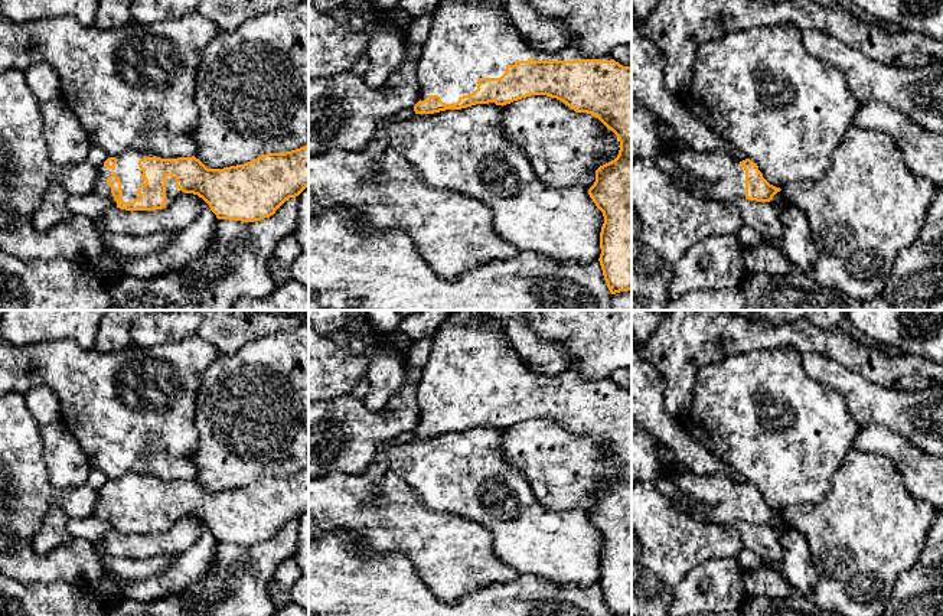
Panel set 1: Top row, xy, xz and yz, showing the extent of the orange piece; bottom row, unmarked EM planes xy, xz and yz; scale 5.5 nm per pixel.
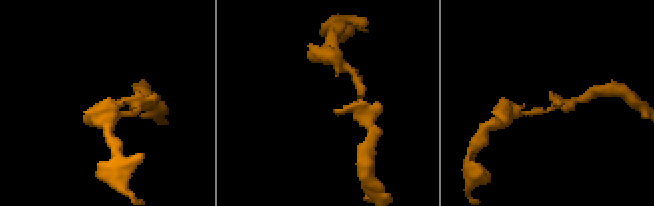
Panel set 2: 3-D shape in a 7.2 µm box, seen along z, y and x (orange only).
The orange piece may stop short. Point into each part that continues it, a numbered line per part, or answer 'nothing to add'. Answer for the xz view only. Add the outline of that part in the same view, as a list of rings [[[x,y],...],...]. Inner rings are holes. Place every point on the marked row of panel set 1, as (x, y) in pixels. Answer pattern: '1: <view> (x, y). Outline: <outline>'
1: xz (472, 39). Outline: [[[443,0],[417,66],[420,100],[438,95],[444,104],[477,89],[479,78],[500,78],[516,61],[578,61],[580,49],[567,45],[555,53],[531,49],[509,13],[486,0]]]

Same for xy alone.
1: xy (127, 169). Outline: [[[128,149],[124,153],[115,156],[118,160],[115,169],[107,169],[104,163],[98,167],[97,182],[94,185],[94,193],[111,202],[111,205],[117,206],[114,196],[111,193],[111,186],[107,183],[107,179],[114,172],[121,180],[121,199],[124,202],[133,202],[138,199],[140,195],[137,193],[138,186],[144,185],[146,180],[140,176],[143,170],[138,167],[138,160],[144,157],[153,157],[150,151],[141,151],[137,149]]]

